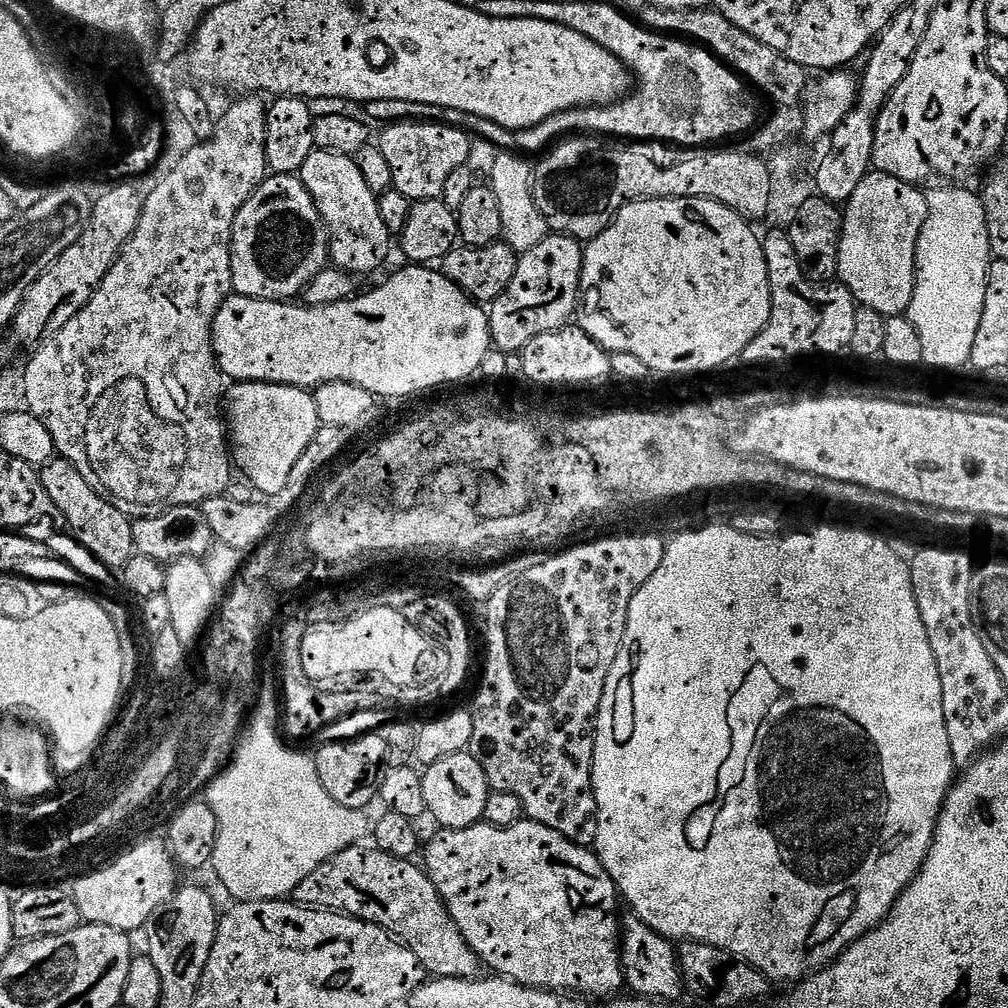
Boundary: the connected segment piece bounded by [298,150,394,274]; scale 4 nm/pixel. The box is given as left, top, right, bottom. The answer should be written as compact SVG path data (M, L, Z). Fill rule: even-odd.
M313 150L298 175L328 227L331 263L353 274L378 271L387 262L392 244L394 248L394 236L383 222L377 193L366 186L359 163L341 153Z

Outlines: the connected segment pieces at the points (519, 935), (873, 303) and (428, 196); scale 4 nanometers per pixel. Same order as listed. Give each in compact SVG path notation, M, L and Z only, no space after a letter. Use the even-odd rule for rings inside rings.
M523 818L509 828L496 828L487 822L472 824L468 828L459 826L445 827L445 832L440 832L432 841L427 841L423 849L423 867L428 876L434 882L442 902L448 907L448 912L454 918L462 938L475 950L481 965L493 968L497 977L514 980L517 984L525 984L527 988L542 988L557 994L575 994L580 998L591 998L593 1001L607 1001L615 997L619 988L625 987L624 966L620 961L620 933L622 931L621 921L616 920L616 900L618 904L618 893L616 884L612 881L612 875L604 869L600 857L596 855L591 847L576 845L567 840L562 834L555 832L549 826L540 825L538 822Z
M872 170L846 203L843 214L844 233L840 239L839 283L850 290L861 308L877 311L887 318L905 315L916 289L916 251L922 226L928 217L927 195L915 184L907 184L890 174Z
M396 122L378 140L380 151L386 154L386 162L390 162L392 188L411 202L441 199L455 172L465 167L472 152L469 133L443 122L428 123Z

